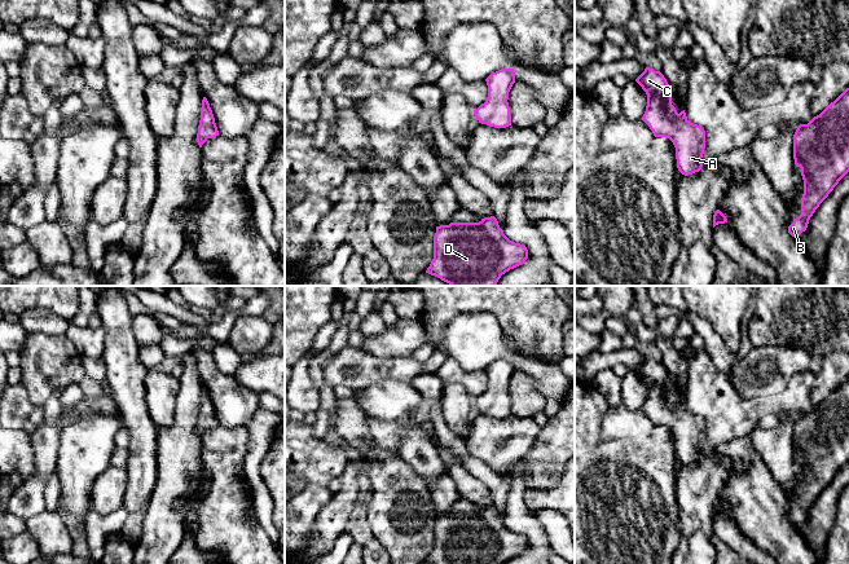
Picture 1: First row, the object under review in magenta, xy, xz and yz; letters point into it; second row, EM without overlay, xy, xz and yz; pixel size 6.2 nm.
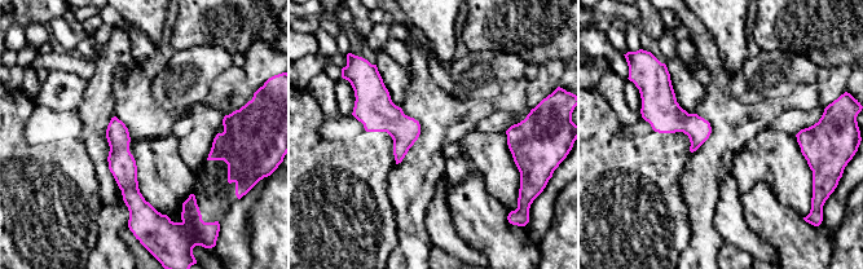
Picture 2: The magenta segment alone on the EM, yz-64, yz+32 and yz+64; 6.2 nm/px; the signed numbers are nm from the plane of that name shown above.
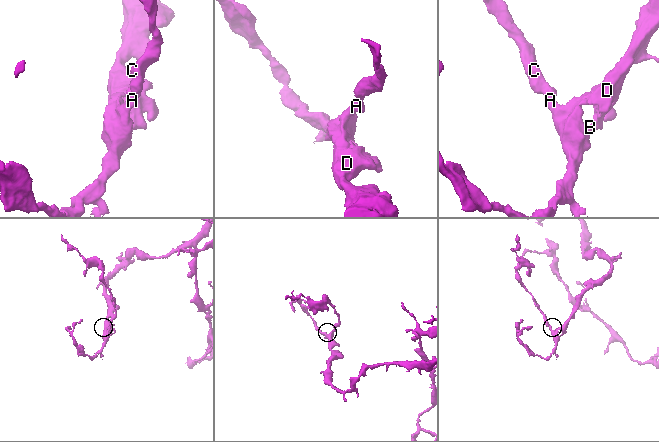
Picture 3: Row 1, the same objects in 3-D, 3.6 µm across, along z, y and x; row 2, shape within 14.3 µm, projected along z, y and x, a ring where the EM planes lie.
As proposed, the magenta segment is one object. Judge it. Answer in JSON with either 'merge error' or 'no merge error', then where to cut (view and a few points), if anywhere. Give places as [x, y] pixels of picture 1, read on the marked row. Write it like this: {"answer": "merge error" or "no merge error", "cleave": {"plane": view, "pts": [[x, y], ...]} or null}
{"answer": "no merge error", "cleave": null}

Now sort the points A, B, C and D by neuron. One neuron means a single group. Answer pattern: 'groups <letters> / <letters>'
groups A B C D

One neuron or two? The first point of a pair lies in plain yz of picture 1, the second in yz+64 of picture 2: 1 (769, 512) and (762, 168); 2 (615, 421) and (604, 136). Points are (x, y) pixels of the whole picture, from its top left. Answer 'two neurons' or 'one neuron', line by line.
1: two neurons
2: two neurons

